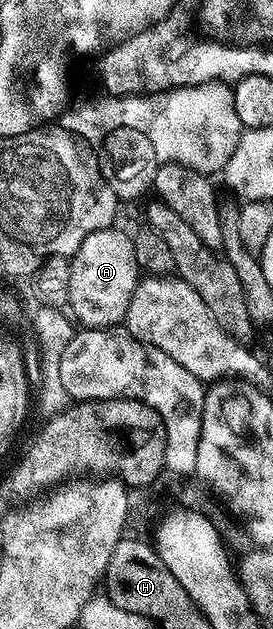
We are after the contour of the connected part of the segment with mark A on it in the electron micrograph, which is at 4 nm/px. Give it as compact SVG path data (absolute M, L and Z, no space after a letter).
M119 227L93 231L93 235L84 239L79 250L69 260L71 270L67 305L74 320L88 329L118 326L126 318L133 291L141 280L132 234L122 233Z

